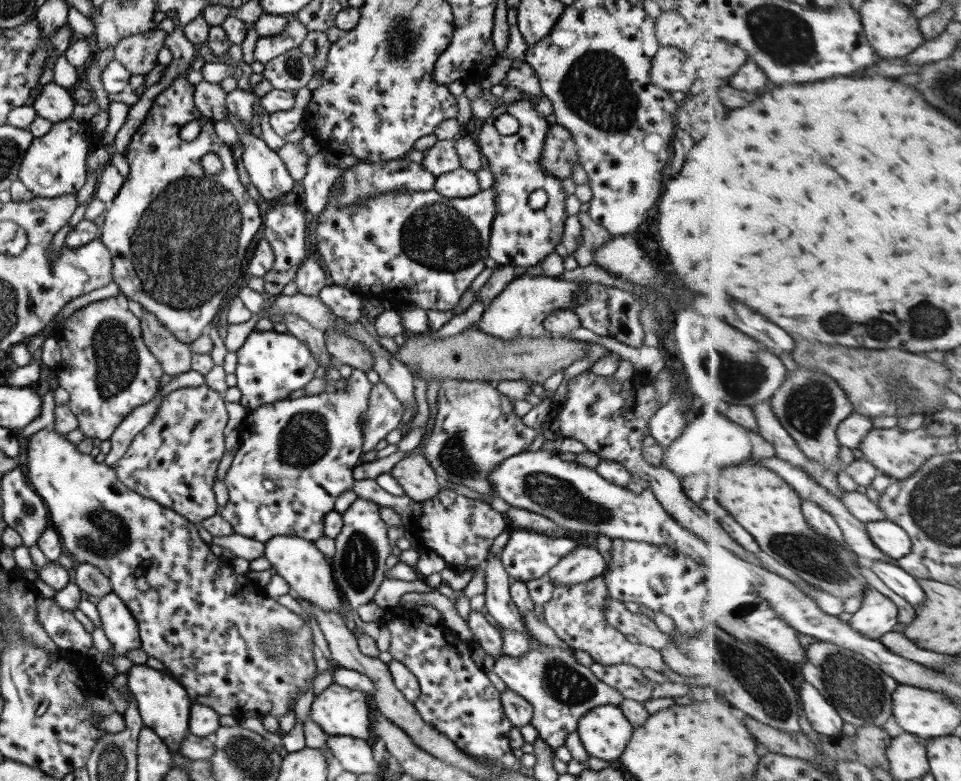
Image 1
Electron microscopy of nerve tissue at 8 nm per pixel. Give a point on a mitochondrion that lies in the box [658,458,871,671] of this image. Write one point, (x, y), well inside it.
(815, 556)

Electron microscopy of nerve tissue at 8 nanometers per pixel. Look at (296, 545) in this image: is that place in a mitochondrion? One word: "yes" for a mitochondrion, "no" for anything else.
no

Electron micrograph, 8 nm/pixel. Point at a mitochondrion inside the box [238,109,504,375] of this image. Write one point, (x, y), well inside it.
(443, 237)

